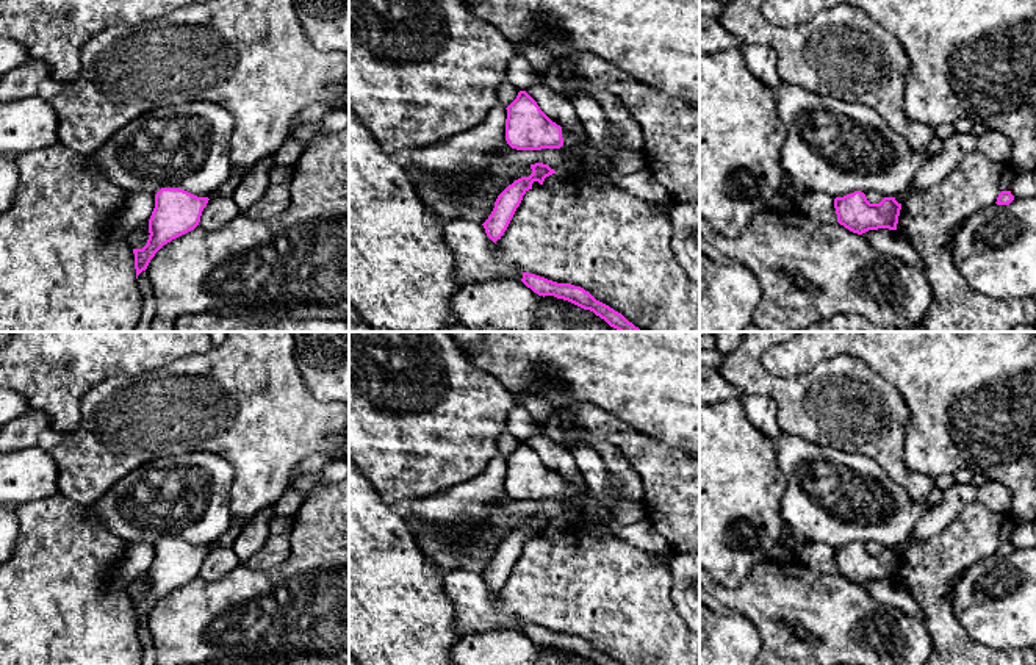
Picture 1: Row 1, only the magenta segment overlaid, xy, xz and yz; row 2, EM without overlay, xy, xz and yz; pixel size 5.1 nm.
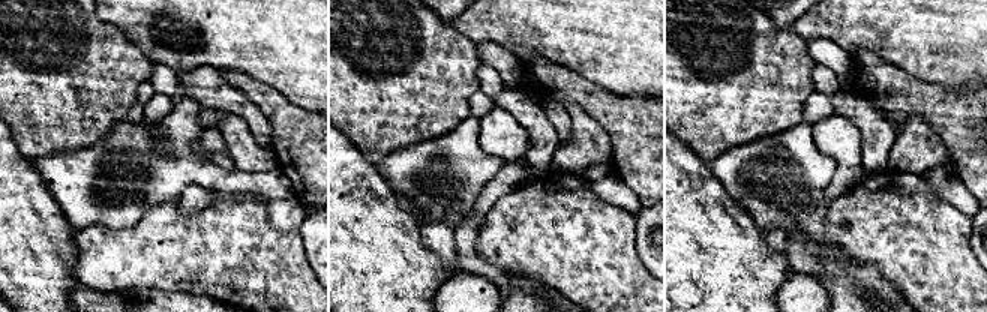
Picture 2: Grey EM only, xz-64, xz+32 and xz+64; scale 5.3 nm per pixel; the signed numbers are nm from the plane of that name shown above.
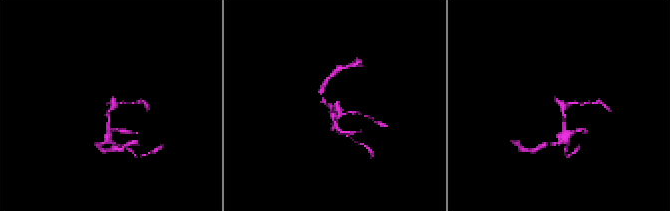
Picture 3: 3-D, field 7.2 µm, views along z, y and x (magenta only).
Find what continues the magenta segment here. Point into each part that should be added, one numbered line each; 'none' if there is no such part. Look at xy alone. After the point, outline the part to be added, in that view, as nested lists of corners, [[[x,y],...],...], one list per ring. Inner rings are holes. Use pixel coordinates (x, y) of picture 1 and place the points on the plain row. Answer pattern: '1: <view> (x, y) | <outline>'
1: xy (226, 540) | [[[243,516],[243,518],[233,518],[228,530],[222,534],[216,541],[211,545],[203,545],[197,548],[213,548],[213,546],[221,546],[221,548],[232,548],[238,535],[243,532],[243,529],[250,523],[252,516]]]

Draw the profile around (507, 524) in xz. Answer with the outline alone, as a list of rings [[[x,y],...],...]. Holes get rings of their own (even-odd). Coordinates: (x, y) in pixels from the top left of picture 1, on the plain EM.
[[[498,513],[499,519],[499,537],[501,543],[512,535],[515,530],[521,527],[529,527],[532,524],[531,515],[521,516],[521,518],[513,518],[510,515]]]

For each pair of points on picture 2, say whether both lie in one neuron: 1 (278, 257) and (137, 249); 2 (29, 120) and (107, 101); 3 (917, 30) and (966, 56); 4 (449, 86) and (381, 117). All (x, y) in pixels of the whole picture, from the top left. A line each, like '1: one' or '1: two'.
1: one
2: one
3: one
4: one

